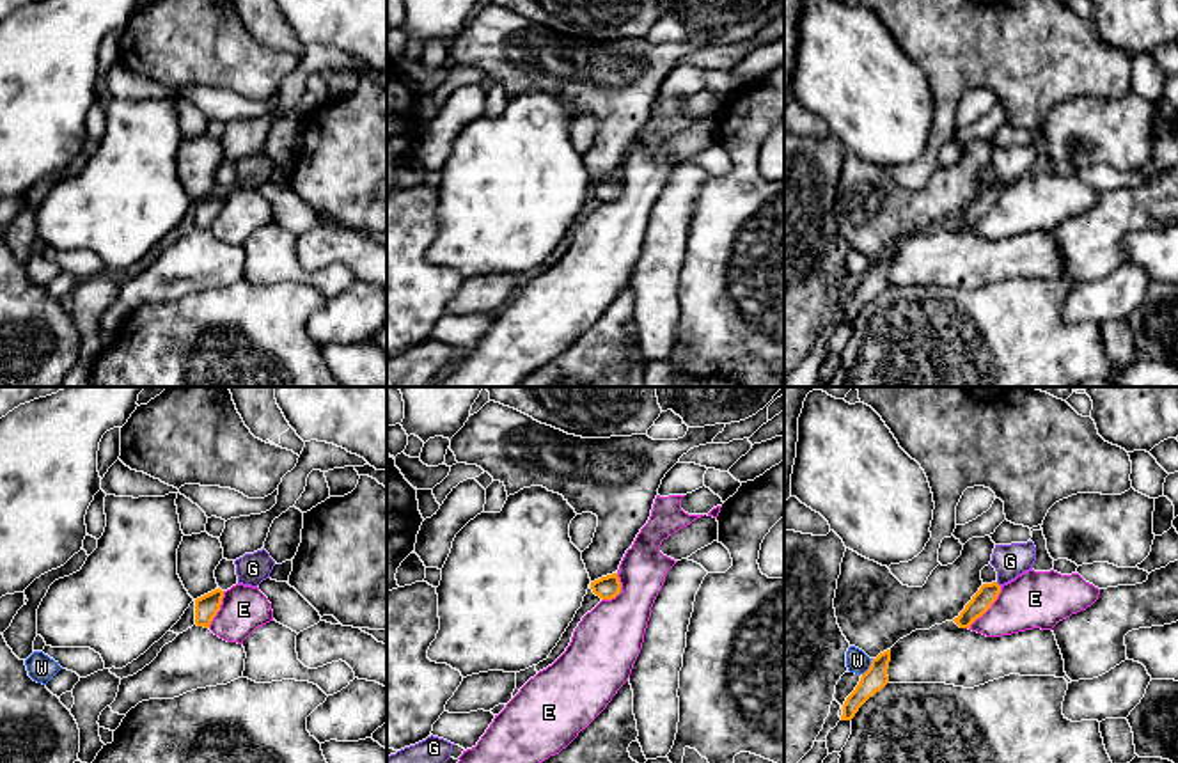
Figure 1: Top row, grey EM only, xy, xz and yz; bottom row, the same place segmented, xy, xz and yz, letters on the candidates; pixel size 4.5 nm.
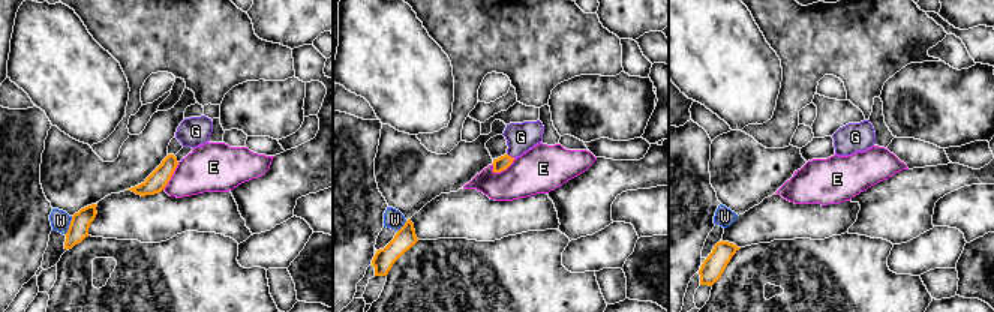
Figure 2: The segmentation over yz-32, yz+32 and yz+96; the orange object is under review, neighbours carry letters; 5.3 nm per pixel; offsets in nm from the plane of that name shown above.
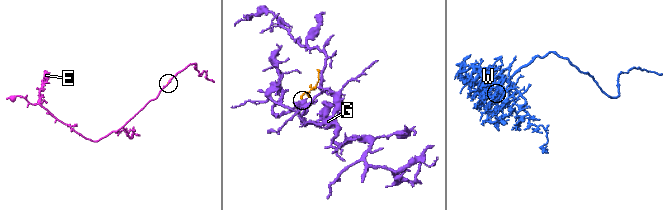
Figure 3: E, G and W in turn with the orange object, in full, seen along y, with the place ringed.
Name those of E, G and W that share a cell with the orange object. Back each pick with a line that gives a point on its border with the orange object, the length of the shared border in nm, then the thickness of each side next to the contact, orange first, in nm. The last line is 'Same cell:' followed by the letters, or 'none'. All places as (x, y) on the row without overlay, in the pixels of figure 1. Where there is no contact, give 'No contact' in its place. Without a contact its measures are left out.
G: Touches orange at yz (997, 187). Shared border 30 nm. Thickness 90 nm (orange) against 150 nm
Same cell: G

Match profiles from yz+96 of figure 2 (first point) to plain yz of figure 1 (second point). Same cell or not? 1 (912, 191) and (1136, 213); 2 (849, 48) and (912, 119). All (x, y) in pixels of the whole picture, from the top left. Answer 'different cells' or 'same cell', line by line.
1: same cell
2: different cells

